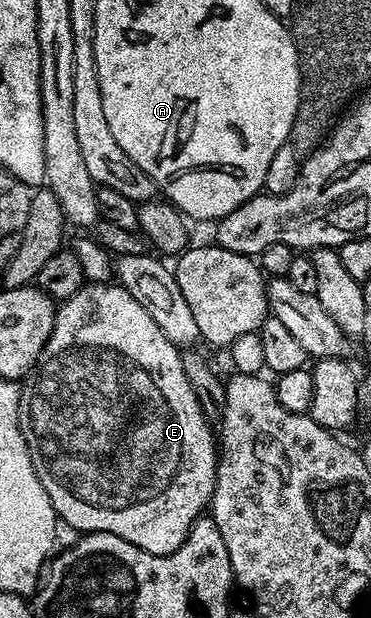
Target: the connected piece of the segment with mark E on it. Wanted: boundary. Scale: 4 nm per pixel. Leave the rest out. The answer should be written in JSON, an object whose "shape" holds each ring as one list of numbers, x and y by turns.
{"shape":[[111,281,87,283,76,295,58,304,53,333,45,345,43,358,35,364,34,371,27,376,19,392,19,428,31,454,33,469,37,469,41,485,45,485,45,493,49,493,49,501,56,516,69,521,80,533,113,533,137,545,137,549,145,549,145,553,168,555,187,540,189,529,208,510,211,494,215,492,217,435,211,432,214,431,212,424,201,413,201,405,189,385,189,377,185,377,180,348,171,343,169,337,161,333,161,329,157,329,157,321,145,313,145,305,141,305,126,289]]}

